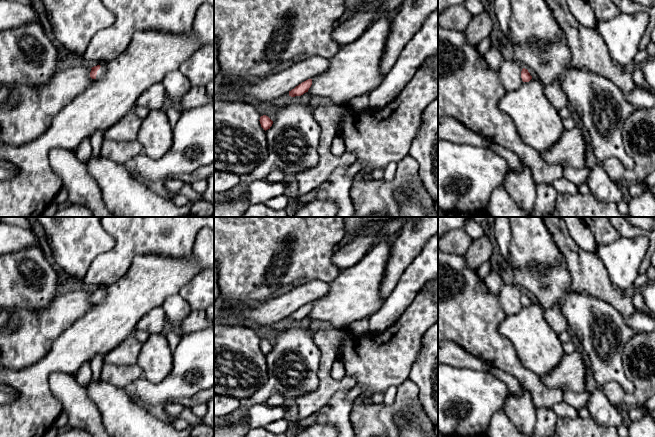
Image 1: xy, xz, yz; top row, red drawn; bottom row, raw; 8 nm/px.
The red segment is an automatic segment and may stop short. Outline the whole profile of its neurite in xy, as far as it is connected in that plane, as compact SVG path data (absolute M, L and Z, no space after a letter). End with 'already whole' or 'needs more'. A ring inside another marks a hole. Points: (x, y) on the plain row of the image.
M105 288L104 289L97 289L91 292L91 296L90 296L90 301L92 303L101 303L102 301L104 301L105 297L106 297L106 293L105 293Z; needs more

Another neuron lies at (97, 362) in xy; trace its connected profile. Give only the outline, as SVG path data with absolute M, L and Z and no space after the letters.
M96 355L90 362L91 365L91 370L92 370L92 380L99 380L100 379L100 374L101 374L101 369L104 365L104 360L103 357L100 355Z

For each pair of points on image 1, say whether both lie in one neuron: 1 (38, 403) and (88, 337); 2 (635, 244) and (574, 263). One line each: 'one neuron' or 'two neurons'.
1: one neuron
2: two neurons

